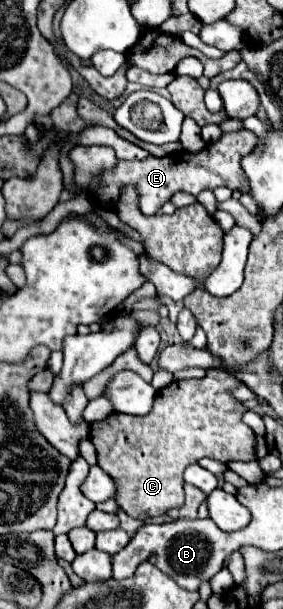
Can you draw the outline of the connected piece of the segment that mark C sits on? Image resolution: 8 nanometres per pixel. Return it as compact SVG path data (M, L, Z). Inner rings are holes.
M213 368L213 370L207 370L207 376L203 380L171 382L169 386L159 390L153 410L147 416L113 414L105 422L91 424L93 446L97 450L97 464L117 484L115 502L123 512L127 512L131 518L145 520L145 518L165 514L167 510L184 504L183 470L201 458L213 458L225 464L231 460L243 460L243 462L255 460L255 434L241 420L245 408L239 400L235 400L229 394L231 388L239 384L241 382L237 382L229 372L225 370L221 372L221 368Z

